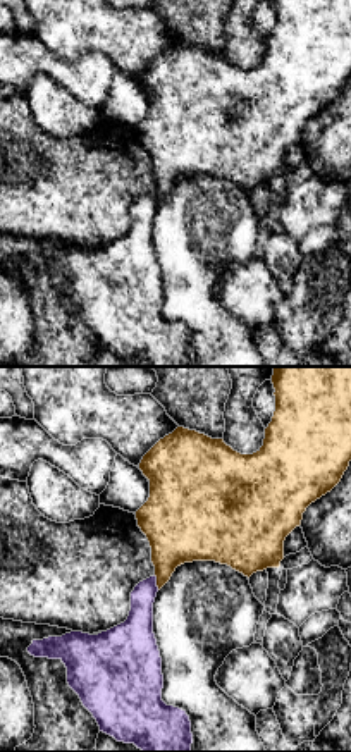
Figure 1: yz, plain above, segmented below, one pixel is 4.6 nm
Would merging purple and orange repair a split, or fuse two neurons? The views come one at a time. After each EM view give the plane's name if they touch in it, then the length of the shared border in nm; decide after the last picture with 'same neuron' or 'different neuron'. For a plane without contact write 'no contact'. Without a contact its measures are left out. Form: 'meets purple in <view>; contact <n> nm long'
meets purple in yz; contact 80 nm long

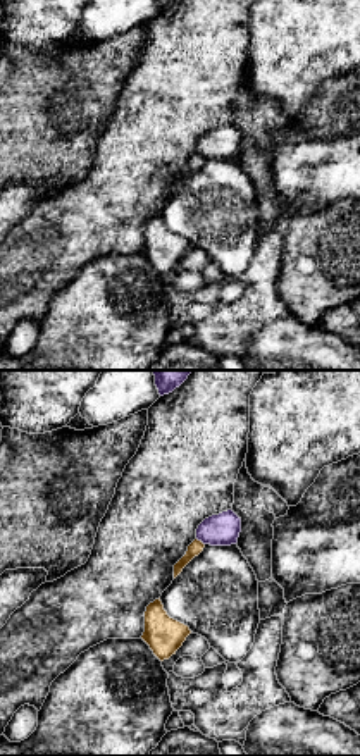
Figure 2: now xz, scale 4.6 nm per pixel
meets purple in xz; contact 50 nm long

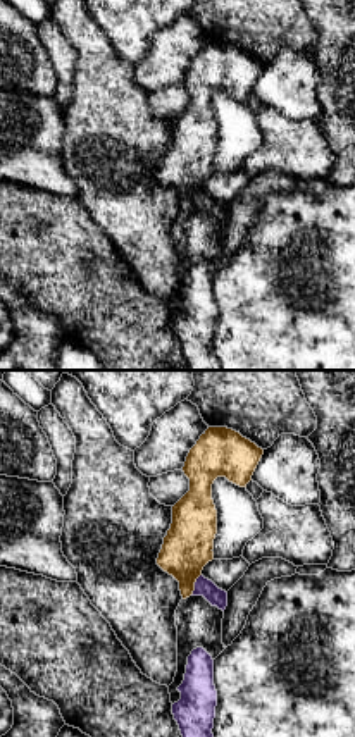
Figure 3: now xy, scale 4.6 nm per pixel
meets purple in xy; contact 120 nm long

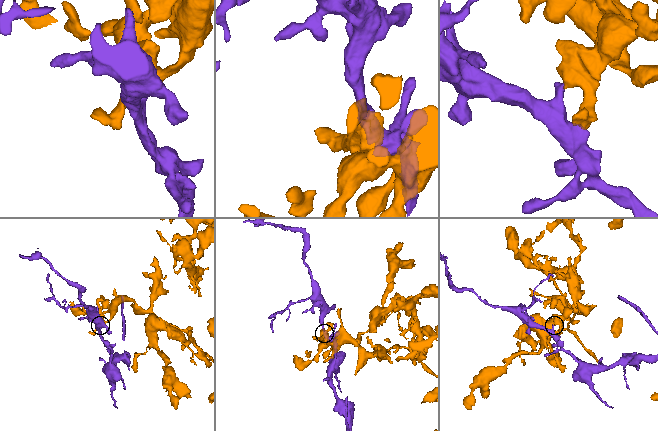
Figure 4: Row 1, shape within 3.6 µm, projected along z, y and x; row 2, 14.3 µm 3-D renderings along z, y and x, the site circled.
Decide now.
different neuron

